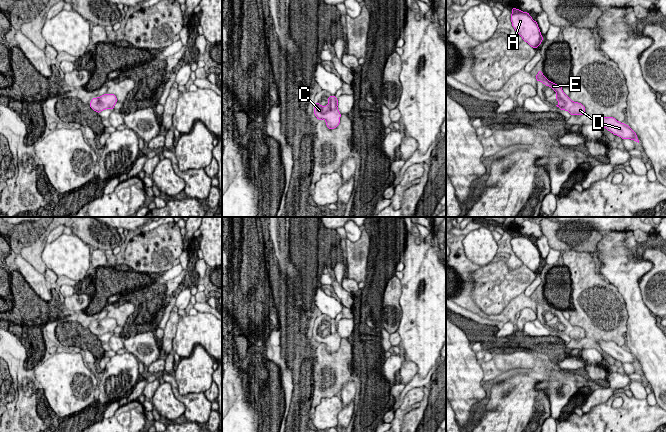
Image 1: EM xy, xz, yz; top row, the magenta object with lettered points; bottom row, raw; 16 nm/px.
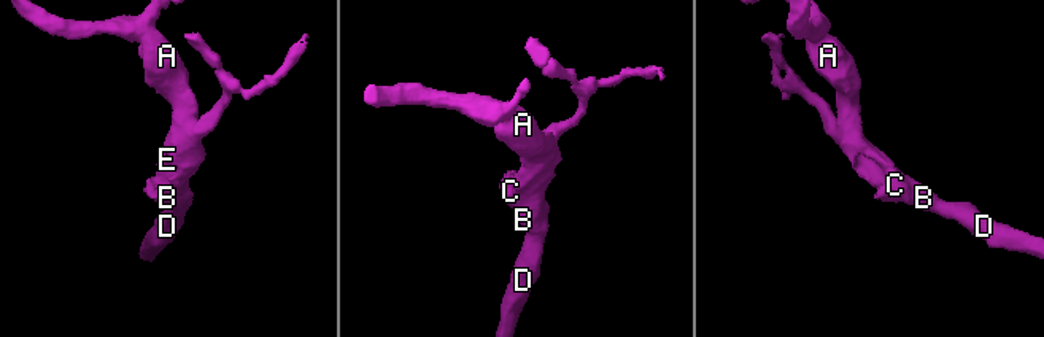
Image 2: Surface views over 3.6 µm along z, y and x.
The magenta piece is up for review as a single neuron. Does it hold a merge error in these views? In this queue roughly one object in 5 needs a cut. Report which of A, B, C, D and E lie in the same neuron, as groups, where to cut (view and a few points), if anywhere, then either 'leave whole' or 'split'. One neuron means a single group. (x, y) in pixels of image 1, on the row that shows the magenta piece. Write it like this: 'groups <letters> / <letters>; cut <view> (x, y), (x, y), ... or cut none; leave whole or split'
groups A B C D E; cut none; leave whole

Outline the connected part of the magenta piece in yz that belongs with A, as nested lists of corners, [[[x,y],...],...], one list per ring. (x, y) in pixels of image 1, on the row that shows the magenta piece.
[[[512,8],[511,22],[515,31],[527,42],[531,47],[540,46],[543,37],[536,21],[532,19],[528,12],[520,11]]]

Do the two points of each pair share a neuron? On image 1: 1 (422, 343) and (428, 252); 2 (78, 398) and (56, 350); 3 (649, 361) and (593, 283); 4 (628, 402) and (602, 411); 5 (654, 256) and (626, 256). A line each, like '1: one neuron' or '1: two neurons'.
1: one neuron
2: one neuron
3: two neurons
4: one neuron
5: two neurons

